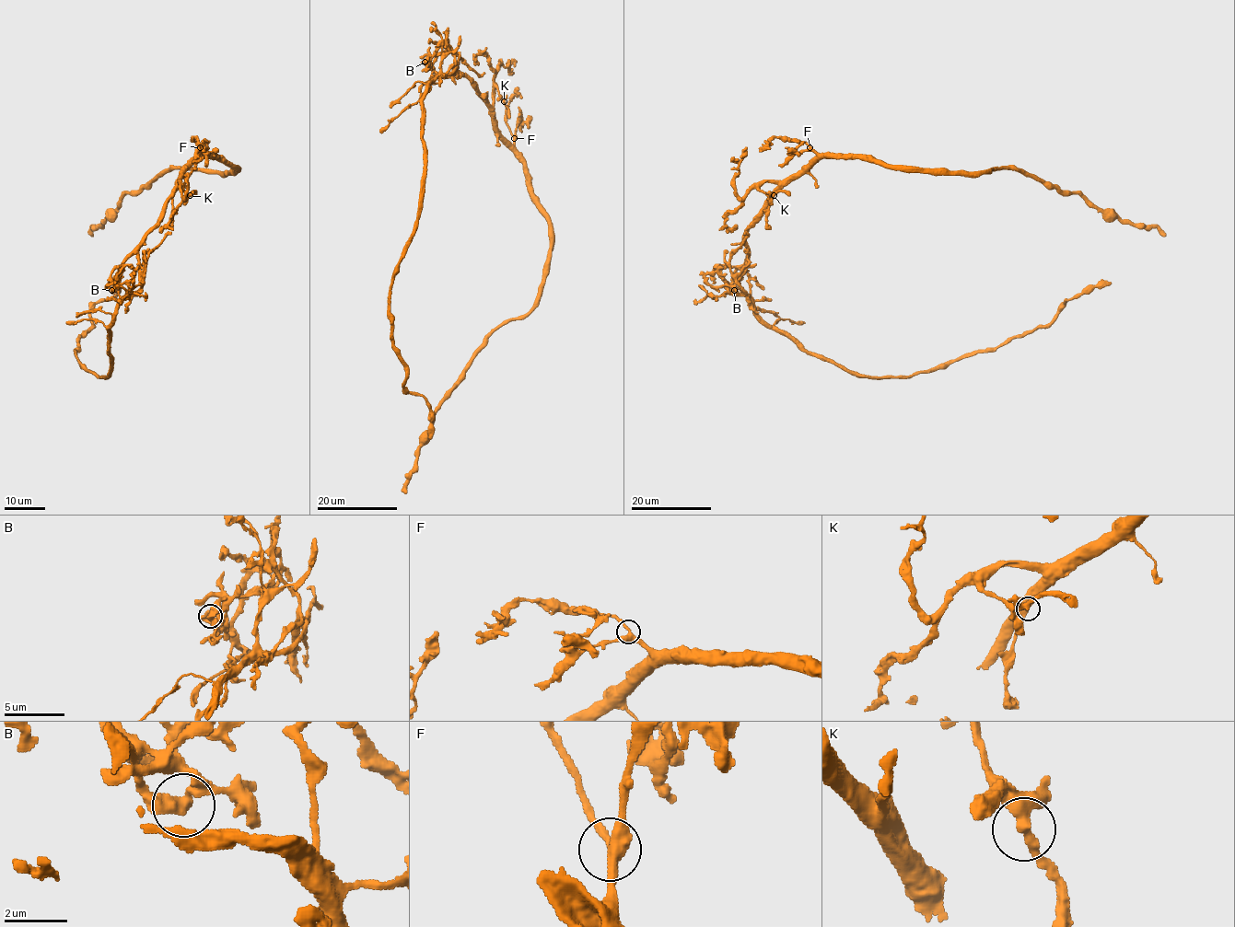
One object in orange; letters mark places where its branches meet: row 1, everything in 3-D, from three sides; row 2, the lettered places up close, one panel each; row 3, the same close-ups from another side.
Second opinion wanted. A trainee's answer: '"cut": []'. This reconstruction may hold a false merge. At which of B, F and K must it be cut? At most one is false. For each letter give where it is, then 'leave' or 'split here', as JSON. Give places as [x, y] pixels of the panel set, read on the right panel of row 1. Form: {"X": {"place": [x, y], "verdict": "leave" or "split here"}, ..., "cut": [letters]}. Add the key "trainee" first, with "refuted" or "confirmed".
{"trainee": "refuted", "B": {"place": [734, 290], "verdict": "split here"}, "F": {"place": [809, 147], "verdict": "leave"}, "K": {"place": [774, 195], "verdict": "leave"}, "cut": ["B"]}

